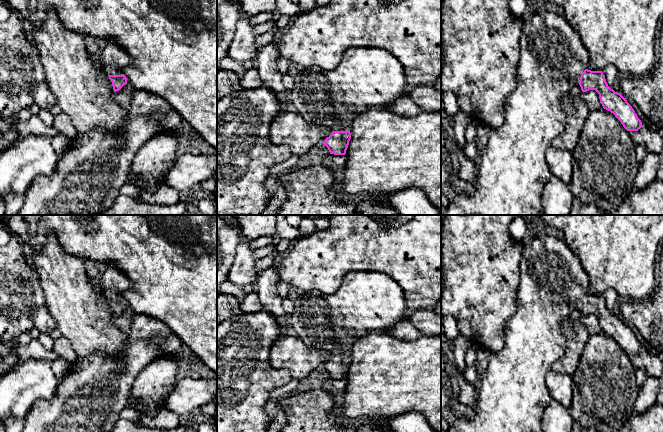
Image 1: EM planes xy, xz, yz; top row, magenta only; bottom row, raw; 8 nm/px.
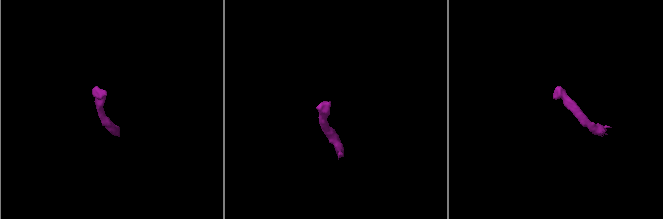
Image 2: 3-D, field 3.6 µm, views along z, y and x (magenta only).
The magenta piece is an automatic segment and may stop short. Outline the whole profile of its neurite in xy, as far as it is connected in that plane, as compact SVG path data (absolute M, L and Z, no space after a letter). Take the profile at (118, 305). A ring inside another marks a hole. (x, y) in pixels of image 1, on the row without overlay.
M106 265L98 287L109 300L114 316L127 308L127 302L122 294L132 286L133 282L121 270L114 265Z

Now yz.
M547 233L523 244L516 311L507 321L504 346L499 352L490 353L488 366L479 376L475 416L468 419L461 412L455 414L447 432L543 432L543 414L552 401L545 378L552 370L554 362L565 354L566 339L562 333L562 324L578 310L582 316L595 314L603 332L613 337L627 355L638 355L641 352L642 346L626 322L608 310L602 295L588 294L589 285L589 277L580 260L569 249L564 239Z

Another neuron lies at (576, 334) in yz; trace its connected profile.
M580 309L572 316L566 318L562 324L562 333L566 339L565 354L554 362L552 371L573 376L583 349L590 335L582 324Z

